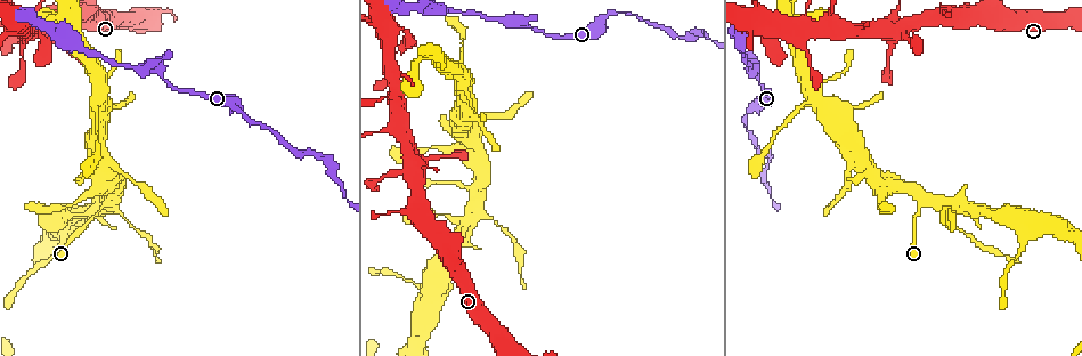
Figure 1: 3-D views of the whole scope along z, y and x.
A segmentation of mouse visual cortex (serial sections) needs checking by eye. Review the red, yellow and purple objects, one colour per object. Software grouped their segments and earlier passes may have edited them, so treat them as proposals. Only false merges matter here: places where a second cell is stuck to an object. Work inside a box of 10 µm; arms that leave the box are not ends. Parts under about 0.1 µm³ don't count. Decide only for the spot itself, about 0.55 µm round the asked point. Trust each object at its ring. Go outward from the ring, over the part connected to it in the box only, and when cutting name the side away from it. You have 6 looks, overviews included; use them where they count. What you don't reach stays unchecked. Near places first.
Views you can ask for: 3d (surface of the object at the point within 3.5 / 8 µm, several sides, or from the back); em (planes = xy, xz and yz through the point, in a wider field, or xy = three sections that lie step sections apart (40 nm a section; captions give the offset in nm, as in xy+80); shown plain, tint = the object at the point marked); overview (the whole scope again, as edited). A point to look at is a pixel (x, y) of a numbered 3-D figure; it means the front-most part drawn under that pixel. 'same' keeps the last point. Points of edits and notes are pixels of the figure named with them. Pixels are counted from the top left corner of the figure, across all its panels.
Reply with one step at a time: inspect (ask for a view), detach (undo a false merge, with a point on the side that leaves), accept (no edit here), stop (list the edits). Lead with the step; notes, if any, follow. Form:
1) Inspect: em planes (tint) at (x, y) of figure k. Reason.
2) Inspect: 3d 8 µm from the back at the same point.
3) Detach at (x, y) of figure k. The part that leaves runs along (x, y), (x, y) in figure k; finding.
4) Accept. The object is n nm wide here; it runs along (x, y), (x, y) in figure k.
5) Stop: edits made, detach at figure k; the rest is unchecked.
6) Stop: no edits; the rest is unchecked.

Inspect: 3d 8 µm at (99, 96) of figure 1. Thick turns thin.

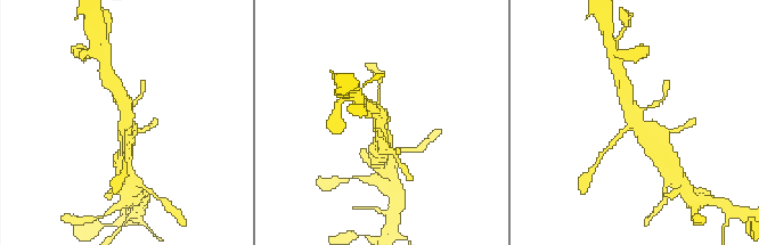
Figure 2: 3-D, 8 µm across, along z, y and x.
Inspect: em xy step 3 (tint) at the same point. Need the tissue.

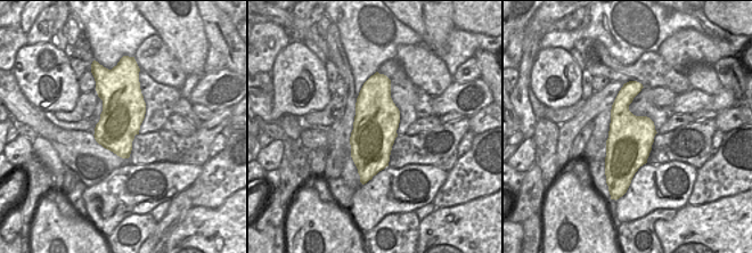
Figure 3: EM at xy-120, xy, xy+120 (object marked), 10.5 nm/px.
Accept. It runs along (659, 147), (631, 115), (622, 91) in figure 2; one cell here.

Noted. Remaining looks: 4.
Inspect: 3d 3.5 µm at (392, 71) of figure 1. Thin arm on a thick one.

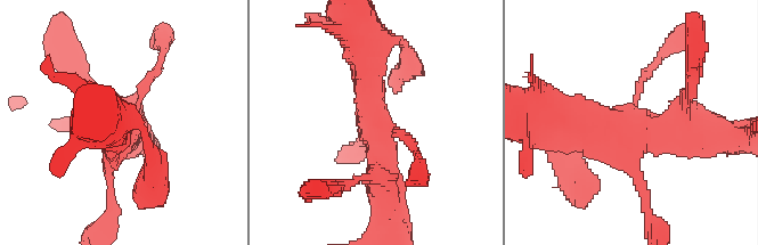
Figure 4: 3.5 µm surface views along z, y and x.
Inspect: em xy step 1 (tint) at (380, 129) of figure 4.

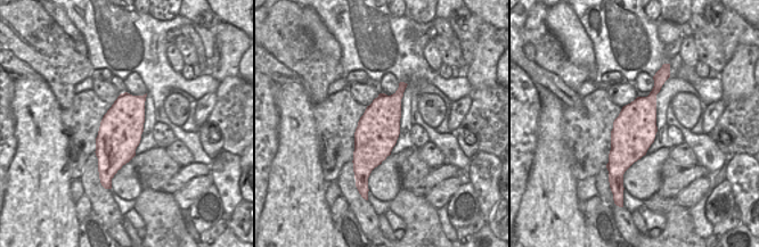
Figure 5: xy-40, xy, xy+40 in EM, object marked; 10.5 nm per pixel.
Accept. It runs along (390, 201), (368, 105), (368, 55) in figure 4; one cell here.

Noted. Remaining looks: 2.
Inspect: 3d 3.5 µm at (771, 155) of figure 1. Sharp bend.

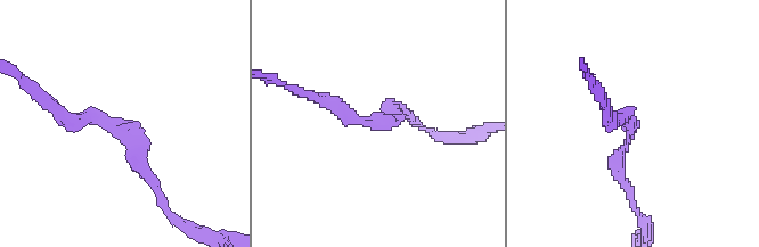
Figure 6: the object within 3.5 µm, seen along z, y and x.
Inspect: em planes (tint) at (364, 123) of figure 6. The arms are 150, 200 nm wide.

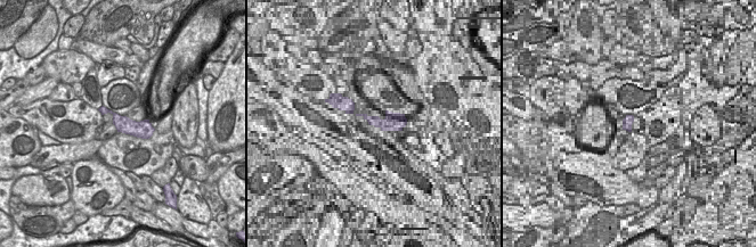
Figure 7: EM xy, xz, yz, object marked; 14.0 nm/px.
Accept. It runs along (103, 109), (128, 126), (149, 132) in figure 7; all the same cell.

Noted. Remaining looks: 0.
Stop: no edits; the rest is unchecked.

